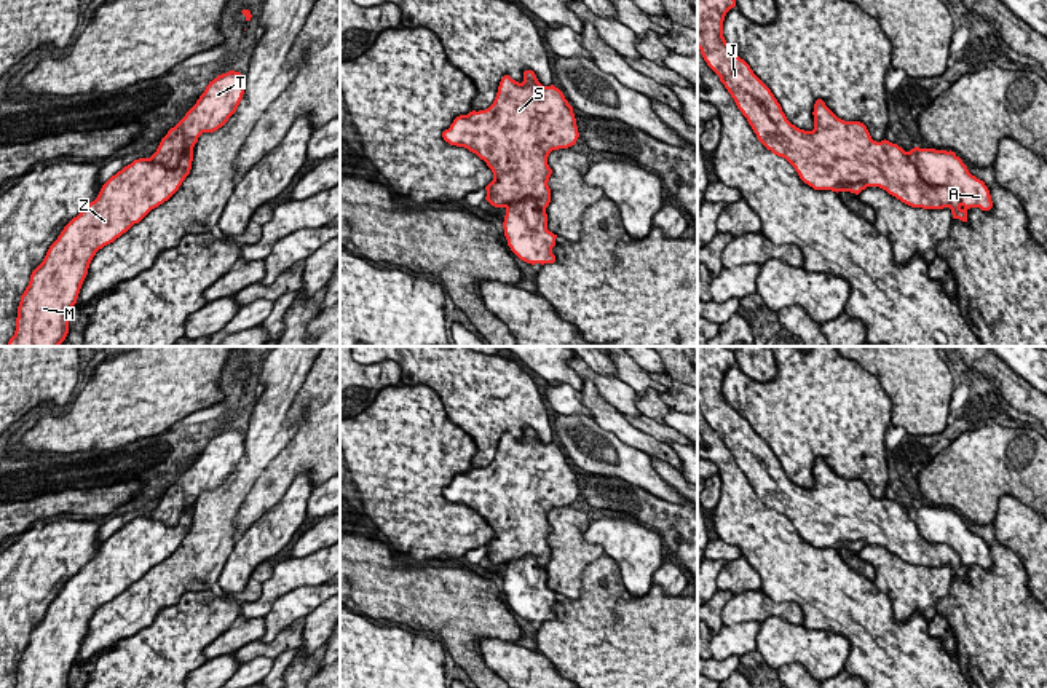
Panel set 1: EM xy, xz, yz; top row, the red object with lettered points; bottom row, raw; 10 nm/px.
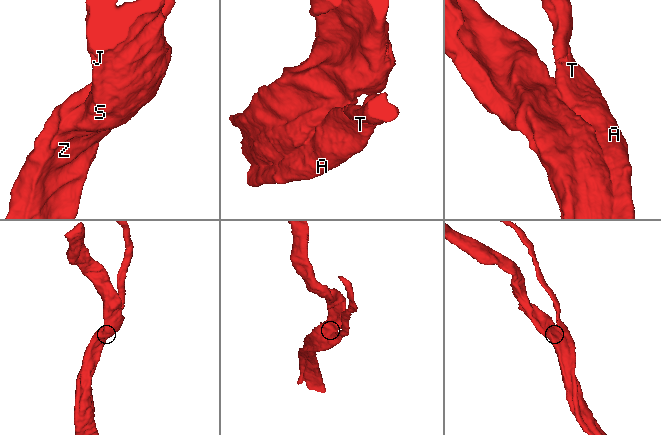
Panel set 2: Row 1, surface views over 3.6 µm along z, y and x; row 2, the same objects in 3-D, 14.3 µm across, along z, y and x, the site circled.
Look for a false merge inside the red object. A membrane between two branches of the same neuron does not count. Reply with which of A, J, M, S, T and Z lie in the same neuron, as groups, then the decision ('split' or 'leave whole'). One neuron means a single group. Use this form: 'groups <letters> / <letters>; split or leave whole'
groups A T / J M S Z; split

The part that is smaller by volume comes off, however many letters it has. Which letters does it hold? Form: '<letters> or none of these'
A, T

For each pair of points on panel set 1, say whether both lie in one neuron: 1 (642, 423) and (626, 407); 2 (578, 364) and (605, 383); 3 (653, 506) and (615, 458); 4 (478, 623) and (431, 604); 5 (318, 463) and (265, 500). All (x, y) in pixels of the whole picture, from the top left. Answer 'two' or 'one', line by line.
1: two
2: one
3: two
4: one
5: one

